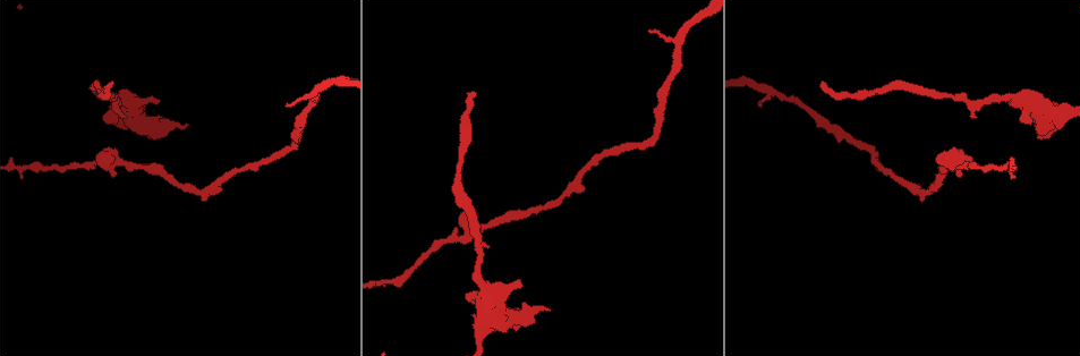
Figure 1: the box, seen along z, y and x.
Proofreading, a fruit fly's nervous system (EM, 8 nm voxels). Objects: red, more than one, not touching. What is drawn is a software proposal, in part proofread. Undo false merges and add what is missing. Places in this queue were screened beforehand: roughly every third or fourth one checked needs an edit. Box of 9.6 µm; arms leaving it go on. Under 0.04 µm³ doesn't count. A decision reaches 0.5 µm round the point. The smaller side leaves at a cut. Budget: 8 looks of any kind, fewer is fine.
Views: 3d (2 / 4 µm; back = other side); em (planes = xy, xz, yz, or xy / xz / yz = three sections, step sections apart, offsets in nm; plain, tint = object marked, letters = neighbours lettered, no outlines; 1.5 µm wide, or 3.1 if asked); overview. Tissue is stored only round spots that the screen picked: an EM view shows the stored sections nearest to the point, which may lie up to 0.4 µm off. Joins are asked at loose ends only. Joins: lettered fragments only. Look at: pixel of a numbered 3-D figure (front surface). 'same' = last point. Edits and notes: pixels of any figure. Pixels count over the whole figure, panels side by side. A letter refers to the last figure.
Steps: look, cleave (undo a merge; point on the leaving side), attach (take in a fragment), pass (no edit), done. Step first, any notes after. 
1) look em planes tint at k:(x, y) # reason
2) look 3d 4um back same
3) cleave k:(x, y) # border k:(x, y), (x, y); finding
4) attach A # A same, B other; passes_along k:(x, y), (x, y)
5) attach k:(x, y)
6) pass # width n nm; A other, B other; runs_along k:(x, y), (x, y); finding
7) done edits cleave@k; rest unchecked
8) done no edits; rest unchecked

look 3d 2um at 1:(186, 126) # thick end

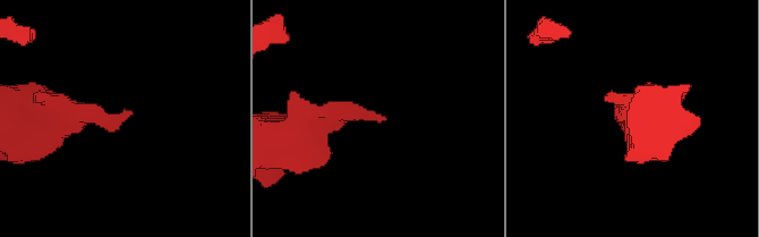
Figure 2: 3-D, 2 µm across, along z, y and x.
look em planes letters at 2:(382, 118)

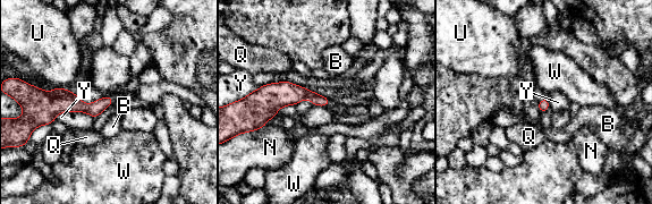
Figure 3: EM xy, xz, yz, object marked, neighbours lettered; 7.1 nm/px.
pass # B other, N other, Q other, U other, W other, Y other; runs_along 3:(41, 95), (83, 108), (109, 101); none of them fits

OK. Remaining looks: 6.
look em planes tint at 1:(480, 277) # sudden change in width

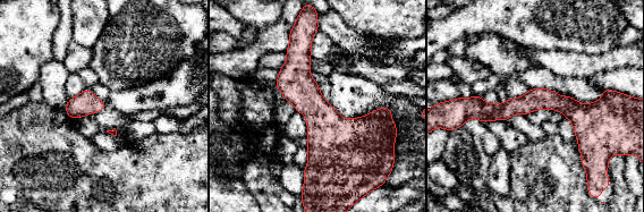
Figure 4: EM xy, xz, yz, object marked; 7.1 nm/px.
look em planes letters same # see the neighbours

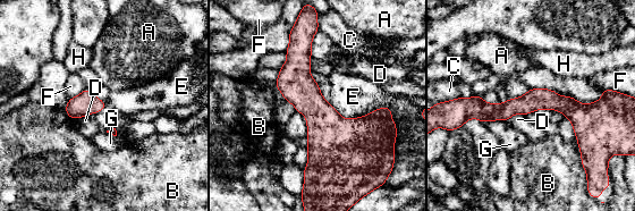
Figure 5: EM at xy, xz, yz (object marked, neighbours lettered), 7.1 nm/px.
pass # A other, B other, C other, D other, E other, F other, G other, H other; runs_along 5:(302, 16), (313, 152); all the same neuron

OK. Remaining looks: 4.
look em planes letters at 1:(113, 82) # long arm stops here

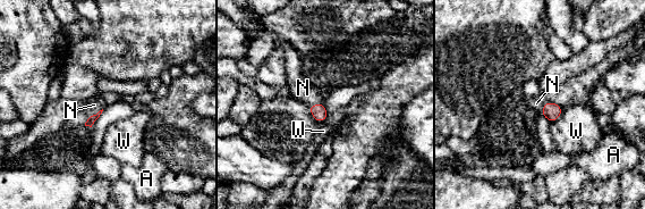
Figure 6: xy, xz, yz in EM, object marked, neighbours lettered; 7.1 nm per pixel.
attach 6:(94, 105) # A other, N same, W other; passes_along 6:(91, 120), (93, 115), (94, 105); the neuron continues

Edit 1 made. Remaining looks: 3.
done edits attach@6; rest unchecked

